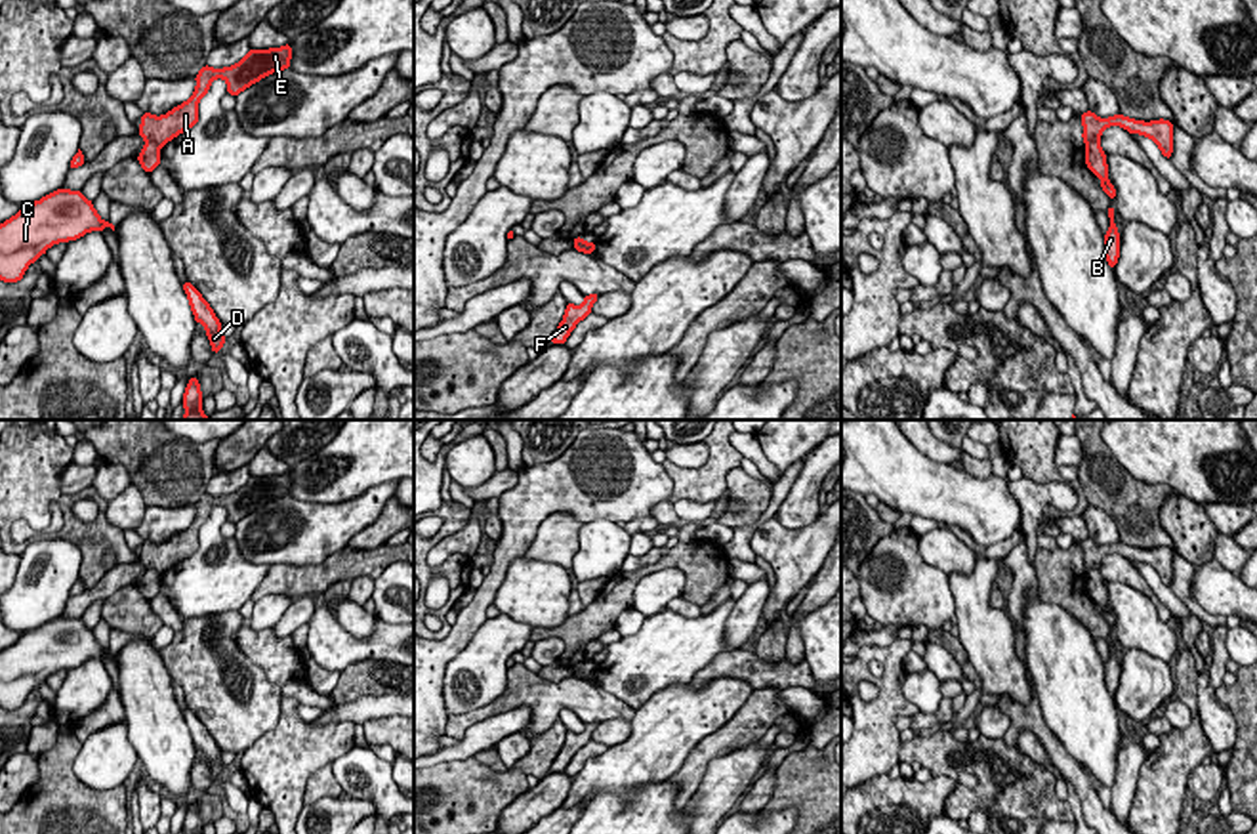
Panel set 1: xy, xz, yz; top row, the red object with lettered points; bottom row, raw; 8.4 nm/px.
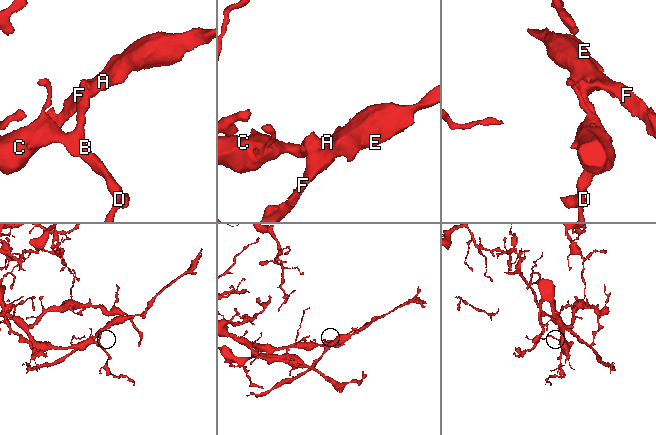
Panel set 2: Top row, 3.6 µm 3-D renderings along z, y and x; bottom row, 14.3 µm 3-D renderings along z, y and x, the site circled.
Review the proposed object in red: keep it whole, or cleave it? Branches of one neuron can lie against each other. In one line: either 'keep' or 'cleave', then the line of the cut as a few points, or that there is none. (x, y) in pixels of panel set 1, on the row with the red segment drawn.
cleave; cut in xy along (147, 140), (161, 145)

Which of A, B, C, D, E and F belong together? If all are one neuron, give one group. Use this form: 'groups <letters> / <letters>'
groups A E F / B C D

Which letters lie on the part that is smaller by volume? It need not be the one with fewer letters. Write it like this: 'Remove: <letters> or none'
Remove: A, E, F

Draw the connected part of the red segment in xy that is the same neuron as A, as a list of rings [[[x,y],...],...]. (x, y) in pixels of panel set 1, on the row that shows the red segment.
[[[288,42],[282,48],[271,50],[250,48],[246,57],[233,67],[212,69],[204,65],[195,76],[195,94],[185,103],[177,105],[162,116],[143,113],[139,136],[145,141],[155,141],[160,147],[166,145],[170,139],[174,139],[175,136],[183,134],[198,122],[198,101],[206,95],[210,84],[216,78],[223,78],[227,82],[227,94],[238,95],[242,90],[256,84],[258,80],[277,71],[290,69],[290,57],[292,48]]]

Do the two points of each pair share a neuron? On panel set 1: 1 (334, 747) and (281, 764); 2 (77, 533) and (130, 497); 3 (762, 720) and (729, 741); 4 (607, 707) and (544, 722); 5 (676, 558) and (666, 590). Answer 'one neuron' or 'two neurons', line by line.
1: one neuron
2: two neurons
3: one neuron
4: one neuron
5: two neurons

